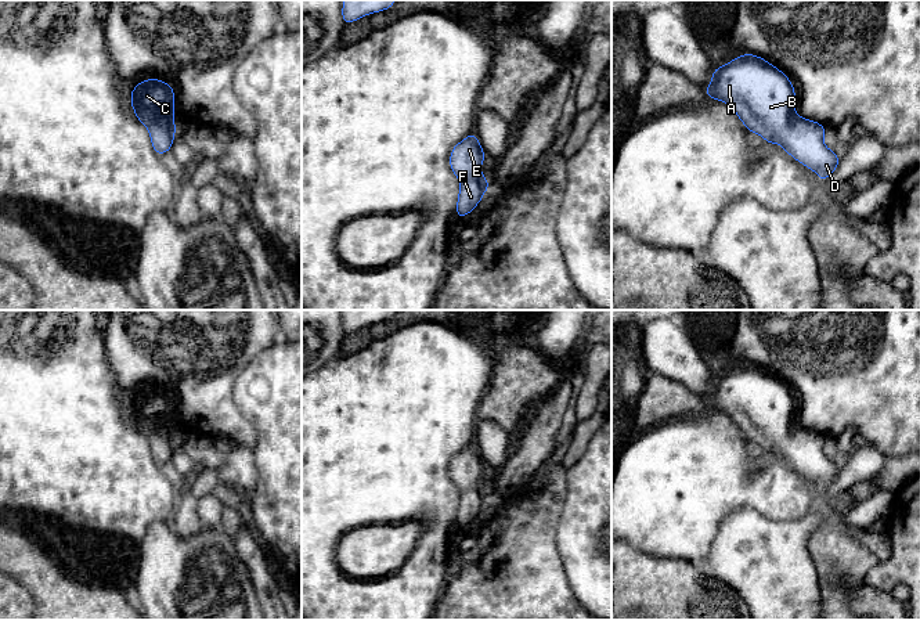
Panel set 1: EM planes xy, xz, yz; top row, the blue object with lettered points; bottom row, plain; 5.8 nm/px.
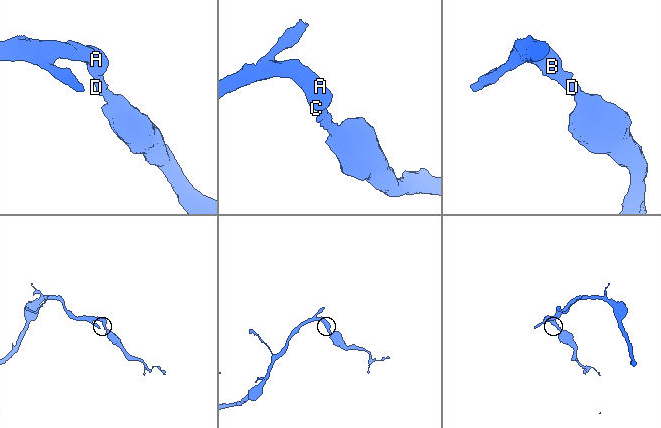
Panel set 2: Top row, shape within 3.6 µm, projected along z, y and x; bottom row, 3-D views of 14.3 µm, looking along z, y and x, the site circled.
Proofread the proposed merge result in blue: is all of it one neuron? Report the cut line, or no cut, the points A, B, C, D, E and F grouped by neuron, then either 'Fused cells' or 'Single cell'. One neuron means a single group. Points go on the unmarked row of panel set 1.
No split. Groups: A B C D E F. Single cell

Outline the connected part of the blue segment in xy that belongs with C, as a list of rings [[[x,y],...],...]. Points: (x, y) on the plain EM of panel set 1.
[[[160,389],[141,390],[130,403],[137,429],[149,440],[155,464],[172,459],[176,444],[174,399]]]

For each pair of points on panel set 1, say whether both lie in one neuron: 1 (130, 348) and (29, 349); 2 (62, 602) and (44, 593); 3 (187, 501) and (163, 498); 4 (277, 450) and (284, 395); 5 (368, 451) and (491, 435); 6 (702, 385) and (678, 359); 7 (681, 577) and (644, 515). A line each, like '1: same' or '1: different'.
1: different
2: same
3: different
4: same
5: different
6: same
7: different

